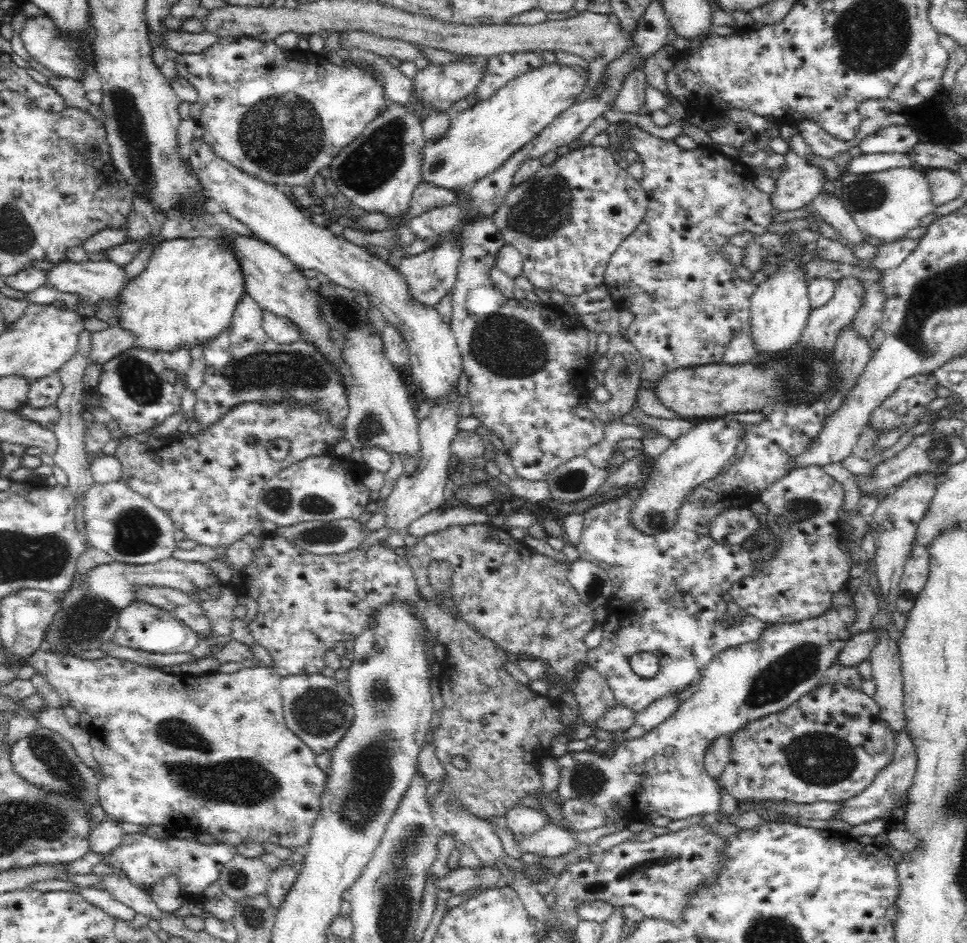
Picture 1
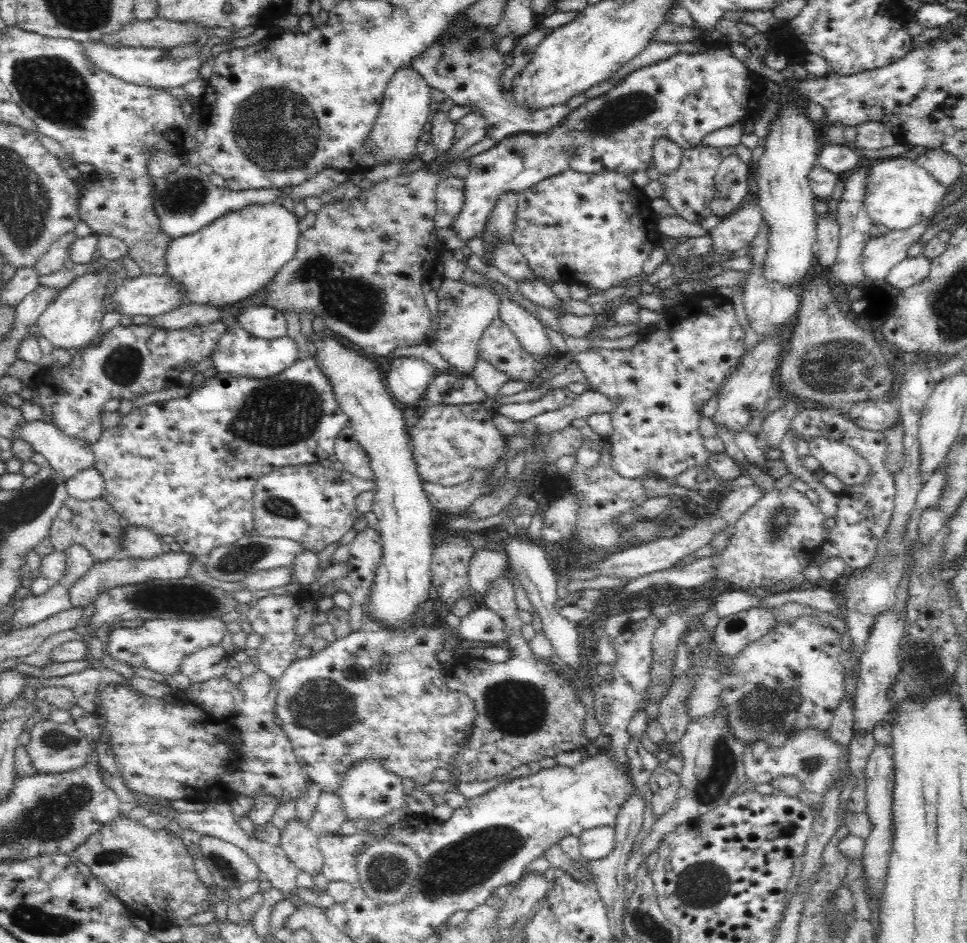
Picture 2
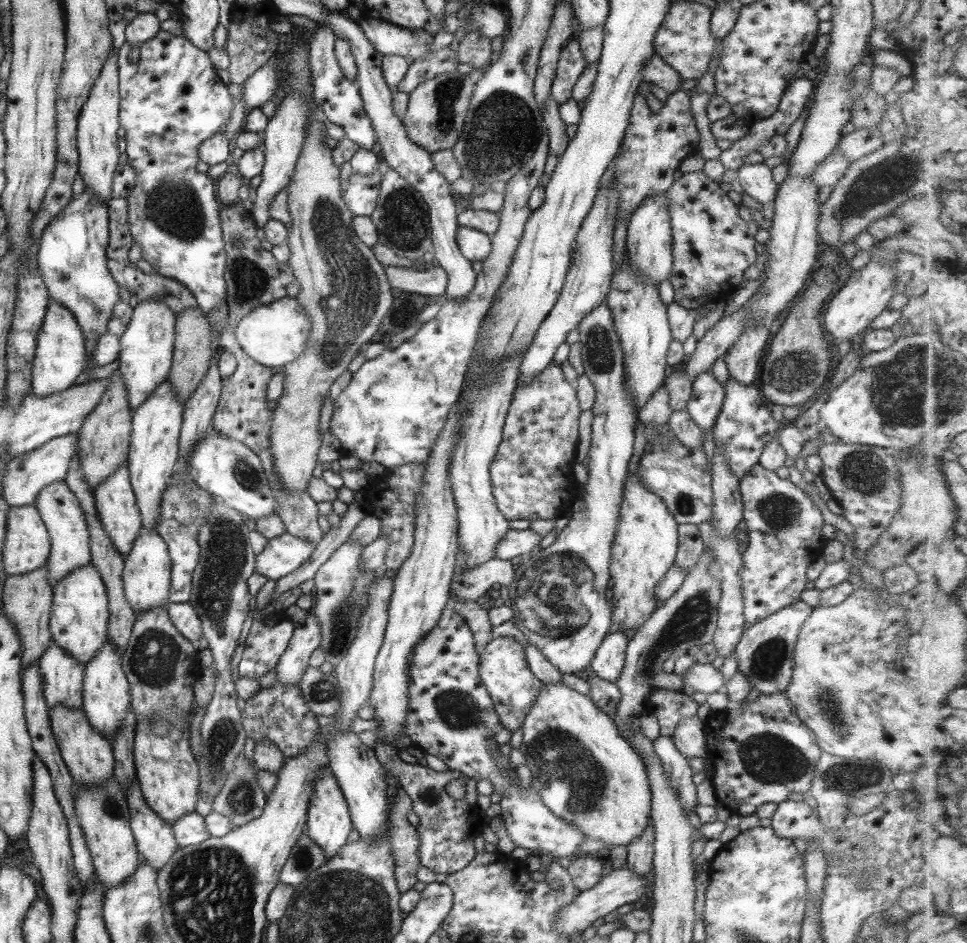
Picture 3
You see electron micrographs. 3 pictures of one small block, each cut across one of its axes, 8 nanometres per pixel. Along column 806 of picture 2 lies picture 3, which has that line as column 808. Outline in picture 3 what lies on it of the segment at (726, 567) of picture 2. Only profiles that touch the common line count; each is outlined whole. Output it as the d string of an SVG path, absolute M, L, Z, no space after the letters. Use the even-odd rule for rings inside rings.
M756 463L738 482L742 500L742 520L746 526L748 542L746 549L740 554L737 574L743 617L746 622L753 625L780 608L800 600L801 591L810 587L805 577L805 569L821 553L826 539L820 535L820 528L823 525L821 512L801 489L787 479L781 480L773 471L766 470Z

